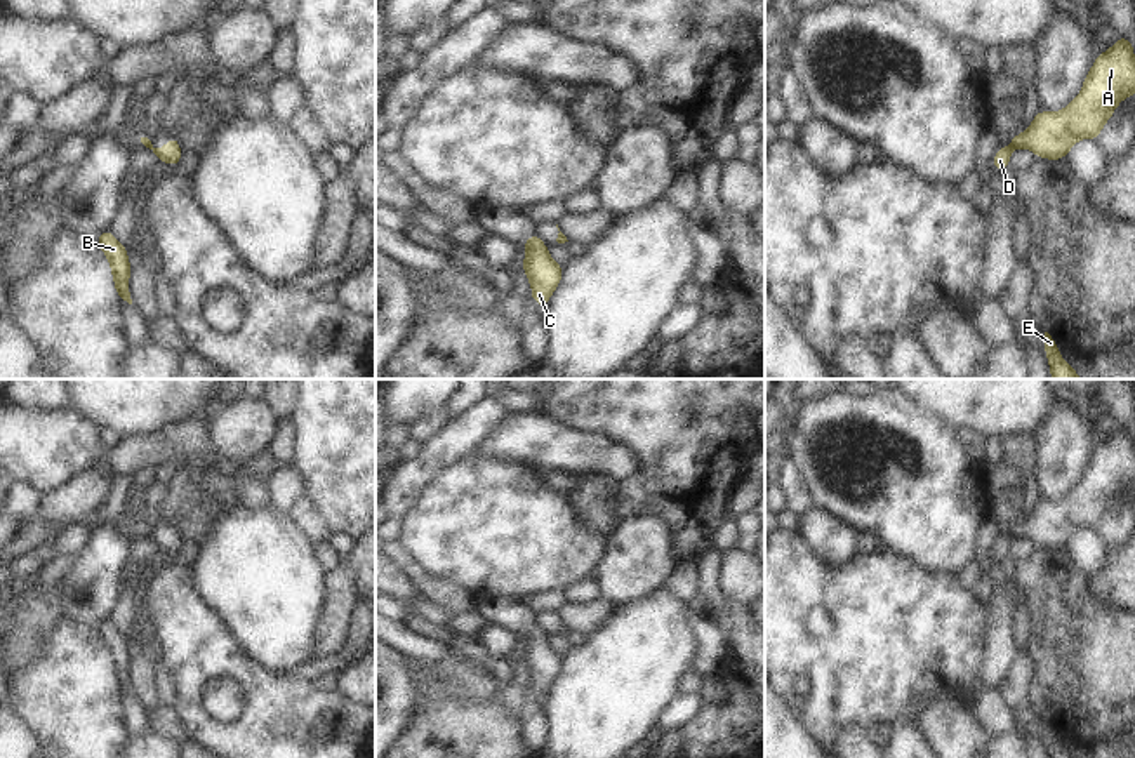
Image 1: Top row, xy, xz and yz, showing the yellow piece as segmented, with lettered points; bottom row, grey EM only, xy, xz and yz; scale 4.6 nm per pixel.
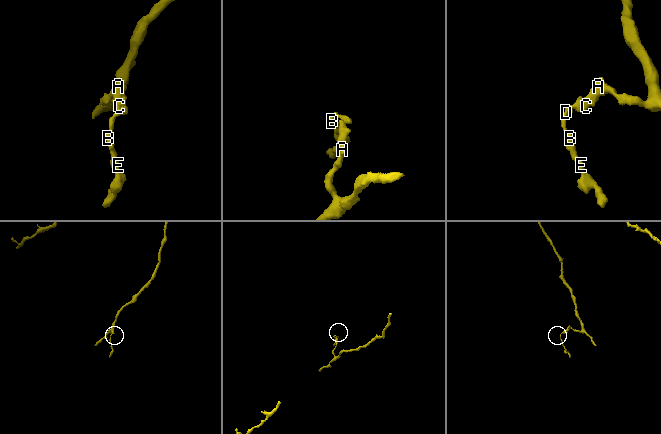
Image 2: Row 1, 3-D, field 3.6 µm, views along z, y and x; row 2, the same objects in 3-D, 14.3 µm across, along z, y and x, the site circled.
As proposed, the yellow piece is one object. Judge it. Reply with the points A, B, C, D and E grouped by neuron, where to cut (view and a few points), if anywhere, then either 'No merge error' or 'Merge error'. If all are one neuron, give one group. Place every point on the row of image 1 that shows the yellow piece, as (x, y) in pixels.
Groups: A C / B D E. Split along yz (1012, 141), (1015, 146). Merge error

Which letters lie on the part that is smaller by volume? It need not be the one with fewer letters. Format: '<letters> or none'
B, D, E

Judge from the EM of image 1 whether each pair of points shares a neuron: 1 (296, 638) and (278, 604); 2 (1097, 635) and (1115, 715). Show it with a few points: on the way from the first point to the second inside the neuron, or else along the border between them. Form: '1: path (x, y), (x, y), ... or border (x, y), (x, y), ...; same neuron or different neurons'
1: path (287, 630), (278, 621), (278, 612); same neuron
2: path (1097, 654), (1097, 696); same neuron

